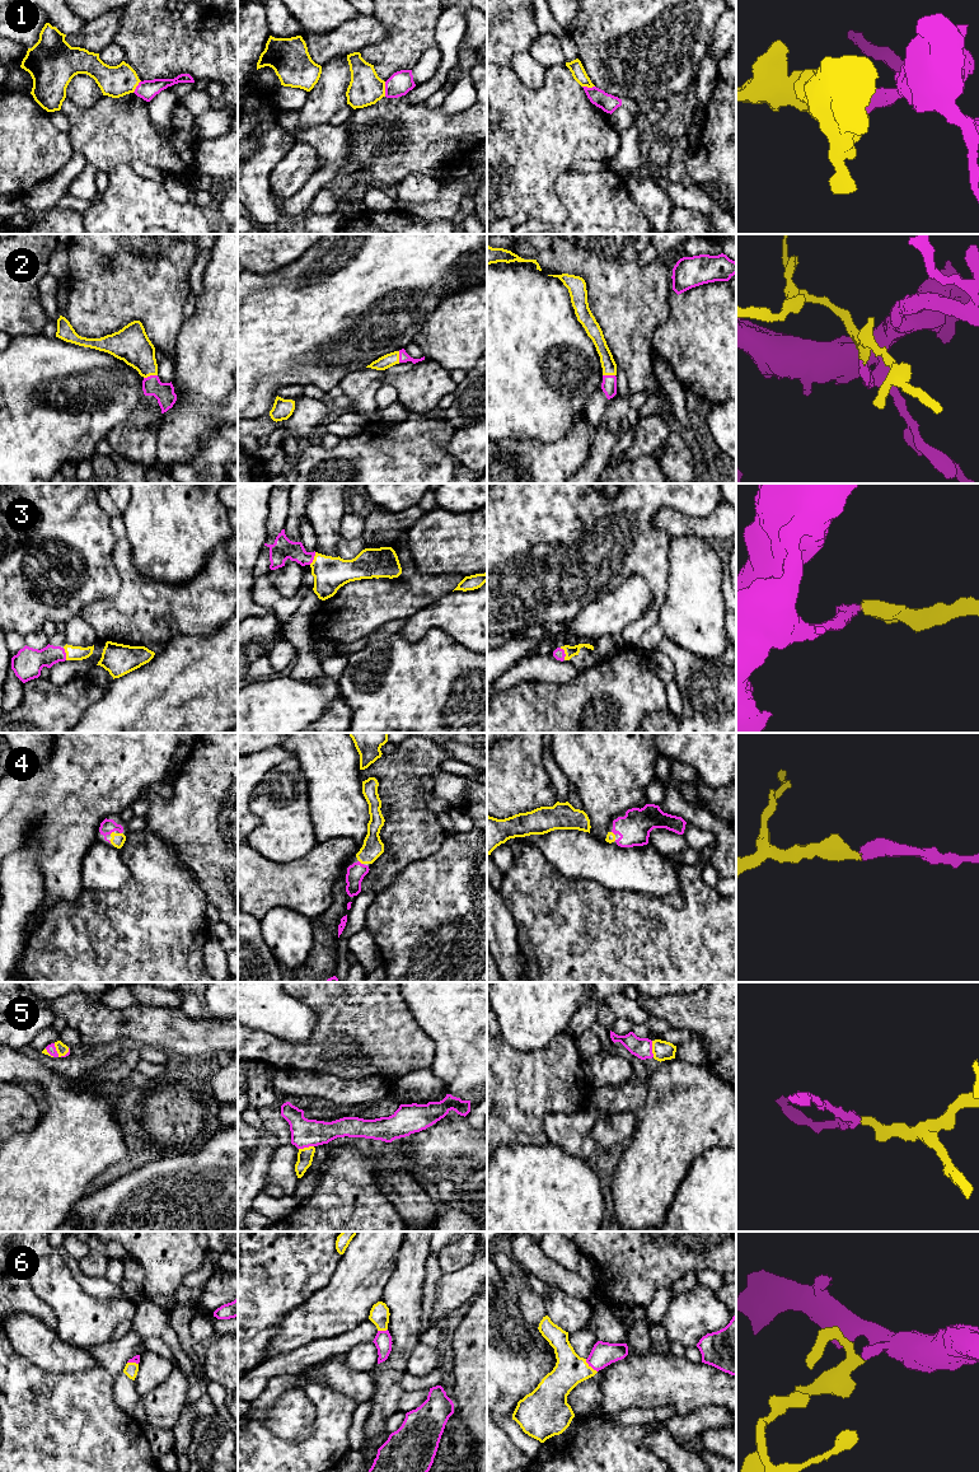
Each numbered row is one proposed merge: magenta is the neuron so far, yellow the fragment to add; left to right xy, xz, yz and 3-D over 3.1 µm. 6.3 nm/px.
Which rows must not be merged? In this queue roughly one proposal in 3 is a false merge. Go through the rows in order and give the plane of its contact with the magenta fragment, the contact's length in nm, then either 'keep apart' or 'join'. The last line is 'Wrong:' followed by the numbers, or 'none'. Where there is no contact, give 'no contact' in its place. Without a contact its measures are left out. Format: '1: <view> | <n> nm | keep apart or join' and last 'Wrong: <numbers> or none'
1: xz | 100 nm | keep apart
2: xy | 90 nm | join
3: yz | 90 nm | join
4: xz | 40 nm | join
5: xy | 120 nm | join
6: yz | 120 nm | join
Wrong: 1

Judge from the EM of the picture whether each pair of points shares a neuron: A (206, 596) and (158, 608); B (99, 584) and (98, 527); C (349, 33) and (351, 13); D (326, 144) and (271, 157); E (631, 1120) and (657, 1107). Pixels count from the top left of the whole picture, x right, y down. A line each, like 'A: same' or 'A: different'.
A: same
B: same
C: different
D: different
E: different

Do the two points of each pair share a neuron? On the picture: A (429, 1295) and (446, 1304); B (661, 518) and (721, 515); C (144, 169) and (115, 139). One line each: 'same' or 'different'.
A: different
B: same
C: different

